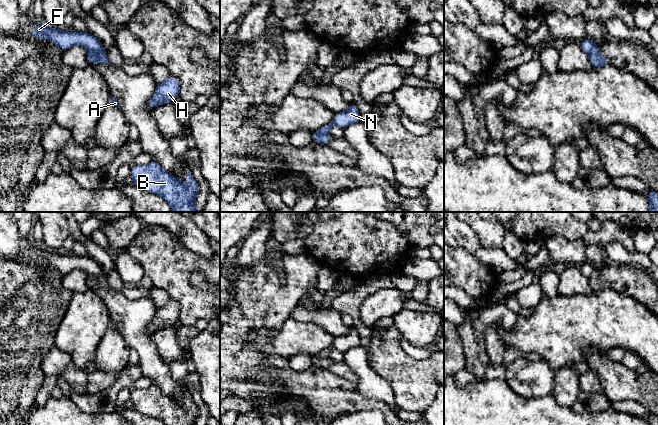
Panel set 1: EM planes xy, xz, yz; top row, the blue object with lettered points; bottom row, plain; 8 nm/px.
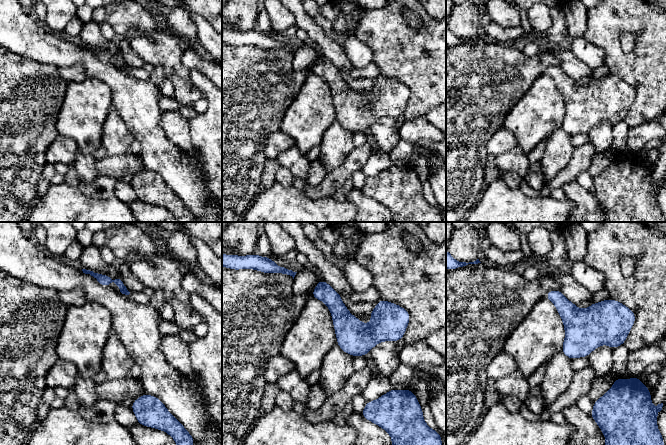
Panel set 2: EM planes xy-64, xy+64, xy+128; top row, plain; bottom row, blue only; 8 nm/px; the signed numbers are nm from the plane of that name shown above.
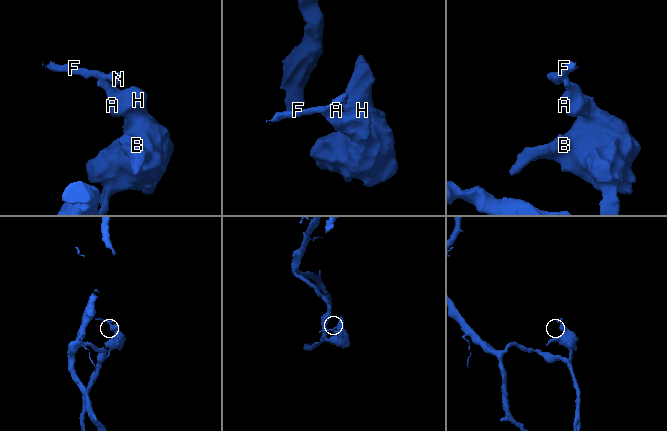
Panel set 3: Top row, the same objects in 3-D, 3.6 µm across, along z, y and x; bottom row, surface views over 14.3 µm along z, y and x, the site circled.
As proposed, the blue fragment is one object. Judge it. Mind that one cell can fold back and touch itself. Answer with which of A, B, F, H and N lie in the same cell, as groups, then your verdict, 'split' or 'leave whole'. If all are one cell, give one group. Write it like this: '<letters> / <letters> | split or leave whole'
A B H / F N | split

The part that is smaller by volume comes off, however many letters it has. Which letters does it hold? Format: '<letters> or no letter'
F, N

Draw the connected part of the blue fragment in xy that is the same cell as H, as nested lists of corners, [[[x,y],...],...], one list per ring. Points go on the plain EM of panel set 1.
[[[170,299],[165,305],[156,308],[153,320],[148,327],[148,333],[153,334],[157,330],[173,326],[179,320],[180,304]]]

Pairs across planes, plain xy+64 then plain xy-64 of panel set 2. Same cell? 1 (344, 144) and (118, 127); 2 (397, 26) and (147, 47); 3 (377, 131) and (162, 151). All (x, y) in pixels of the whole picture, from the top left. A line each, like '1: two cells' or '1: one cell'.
1: one cell
2: one cell
3: two cells

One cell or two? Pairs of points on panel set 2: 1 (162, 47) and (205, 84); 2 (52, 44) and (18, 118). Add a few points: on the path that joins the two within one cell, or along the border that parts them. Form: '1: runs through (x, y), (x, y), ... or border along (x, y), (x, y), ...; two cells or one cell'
1: border along (189, 70), (189, 79), (202, 91); two cells
2: border along (21, 57), (39, 62), (50, 62), (59, 68); two cells

